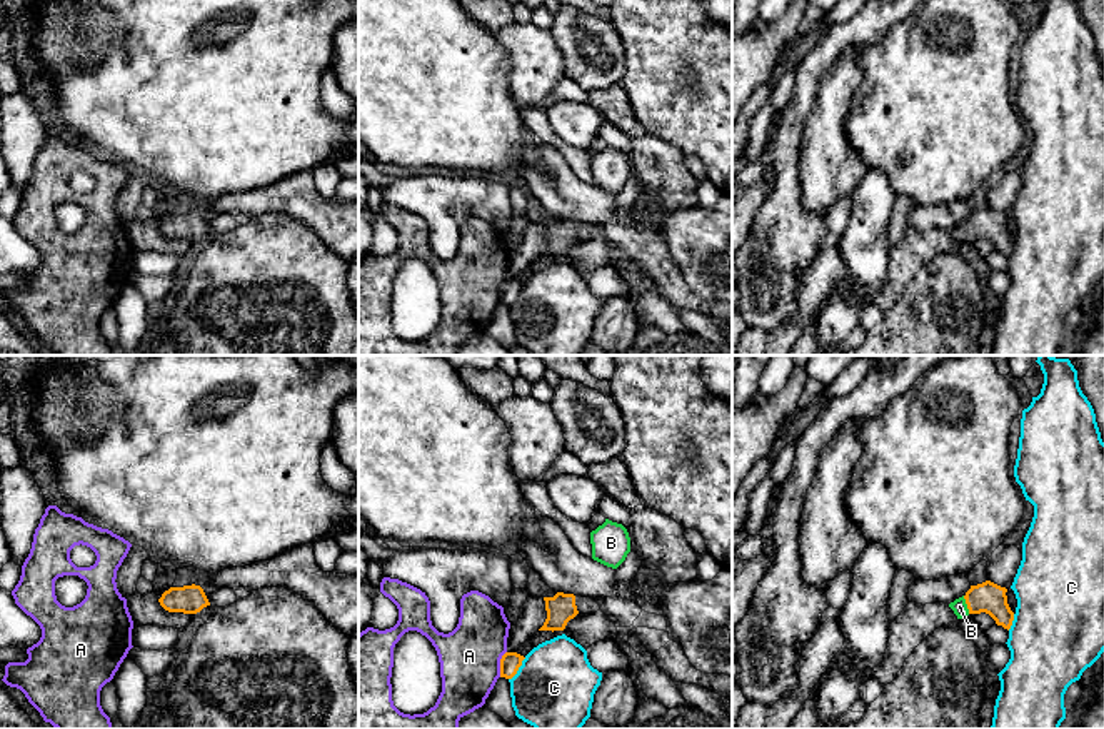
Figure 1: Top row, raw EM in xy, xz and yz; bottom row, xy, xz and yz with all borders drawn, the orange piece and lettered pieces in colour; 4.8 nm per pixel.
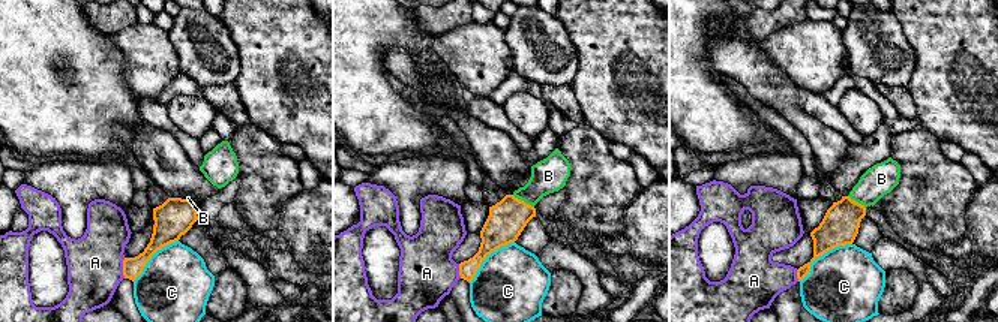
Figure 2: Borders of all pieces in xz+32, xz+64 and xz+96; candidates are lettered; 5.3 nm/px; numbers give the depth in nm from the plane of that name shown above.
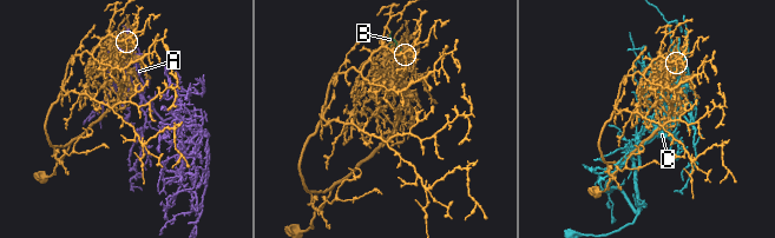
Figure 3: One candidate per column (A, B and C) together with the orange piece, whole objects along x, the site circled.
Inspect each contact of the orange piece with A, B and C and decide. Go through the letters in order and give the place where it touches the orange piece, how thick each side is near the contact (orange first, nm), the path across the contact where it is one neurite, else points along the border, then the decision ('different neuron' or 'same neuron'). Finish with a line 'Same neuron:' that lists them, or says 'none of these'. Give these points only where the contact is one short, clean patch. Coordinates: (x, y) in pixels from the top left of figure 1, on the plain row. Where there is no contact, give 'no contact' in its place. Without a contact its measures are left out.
A: meets orange in xz at (501, 291); 100 nm thick on the orange side, 300 nm on the other; different neuron
B: meets orange in yz at (966, 229); 150 nm thick on the orange side, 70 nm on the other; runs through yz (989, 224), (966, 229), (959, 232); same neuron
C: meets orange in xz at (517, 296); 100 nm thick on the orange side, 380 nm on the other; different neuron
Same neuron: B

